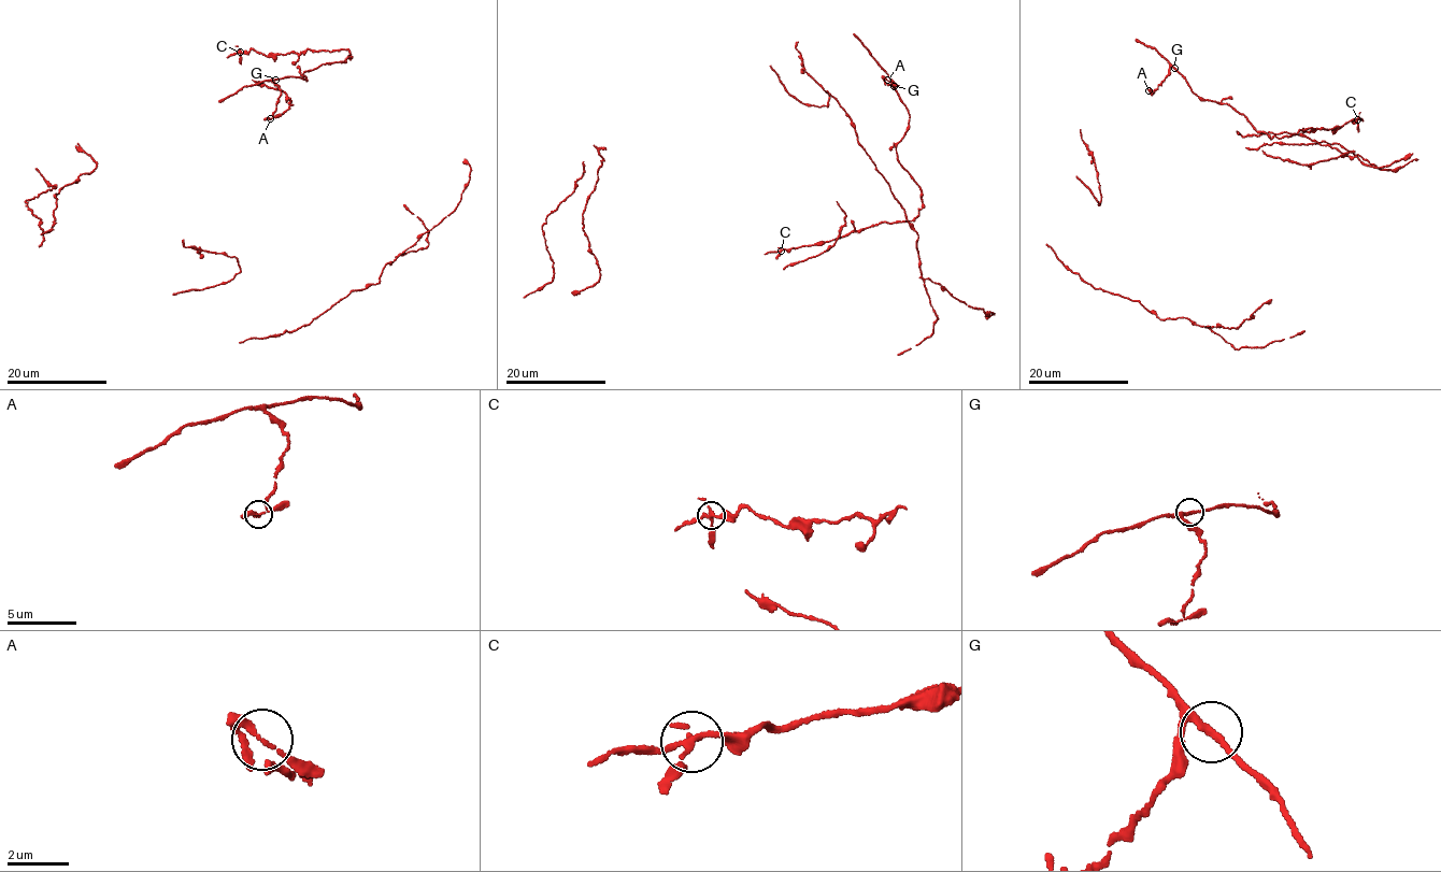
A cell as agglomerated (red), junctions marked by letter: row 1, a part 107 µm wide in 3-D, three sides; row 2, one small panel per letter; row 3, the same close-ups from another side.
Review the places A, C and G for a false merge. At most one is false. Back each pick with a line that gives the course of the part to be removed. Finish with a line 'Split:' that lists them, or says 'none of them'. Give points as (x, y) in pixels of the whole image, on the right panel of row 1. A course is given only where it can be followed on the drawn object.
Split: C

